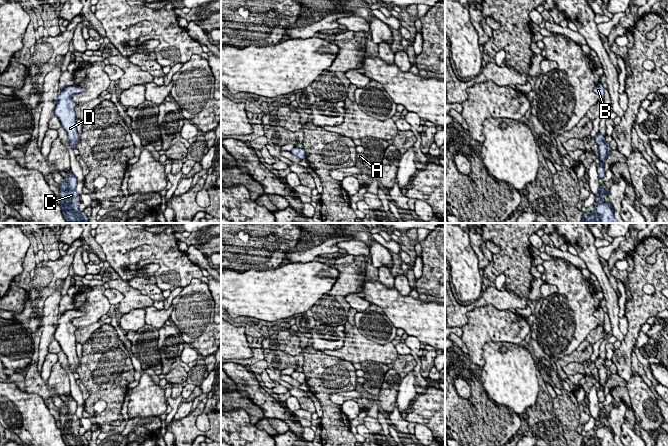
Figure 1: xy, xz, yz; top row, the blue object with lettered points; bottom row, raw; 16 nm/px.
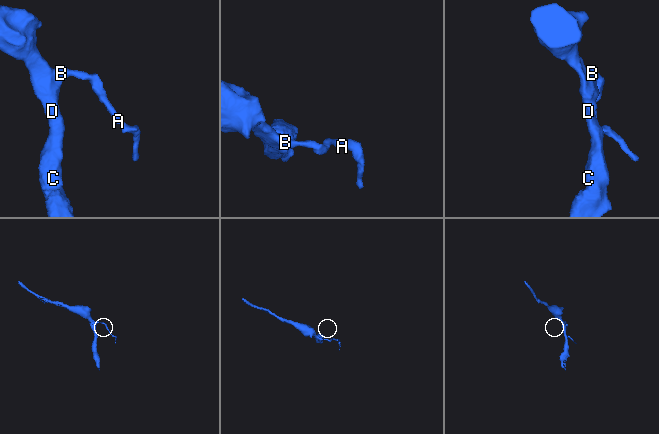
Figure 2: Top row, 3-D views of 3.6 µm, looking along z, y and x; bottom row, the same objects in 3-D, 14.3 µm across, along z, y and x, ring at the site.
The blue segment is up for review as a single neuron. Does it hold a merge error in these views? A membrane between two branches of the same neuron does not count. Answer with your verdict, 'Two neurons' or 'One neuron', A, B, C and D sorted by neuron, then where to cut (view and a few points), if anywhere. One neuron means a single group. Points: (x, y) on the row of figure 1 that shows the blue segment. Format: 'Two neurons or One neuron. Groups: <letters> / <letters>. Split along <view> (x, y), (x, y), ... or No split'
One neuron. Groups: A B C D. No split

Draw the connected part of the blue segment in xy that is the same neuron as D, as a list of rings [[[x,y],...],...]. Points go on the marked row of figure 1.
[[[73,85],[67,86],[63,90],[58,91],[54,115],[57,116],[61,122],[61,126],[67,132],[68,141],[73,149],[80,141],[80,136],[77,132],[75,107],[76,103],[73,101],[73,95],[83,92],[82,87]]]

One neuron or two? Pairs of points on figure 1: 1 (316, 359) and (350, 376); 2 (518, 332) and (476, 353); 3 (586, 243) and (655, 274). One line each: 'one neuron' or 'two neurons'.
1: one neuron
2: one neuron
3: two neurons

